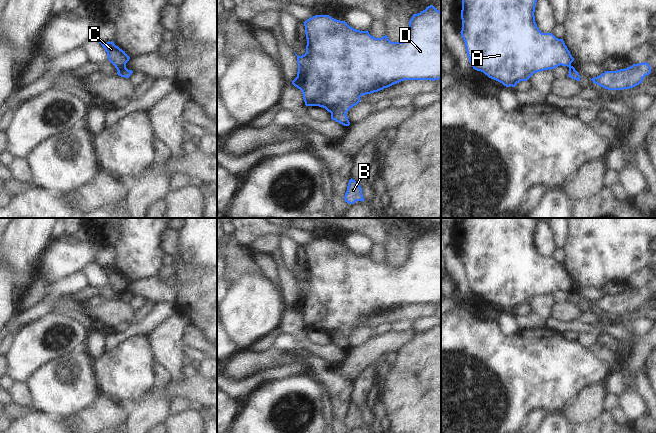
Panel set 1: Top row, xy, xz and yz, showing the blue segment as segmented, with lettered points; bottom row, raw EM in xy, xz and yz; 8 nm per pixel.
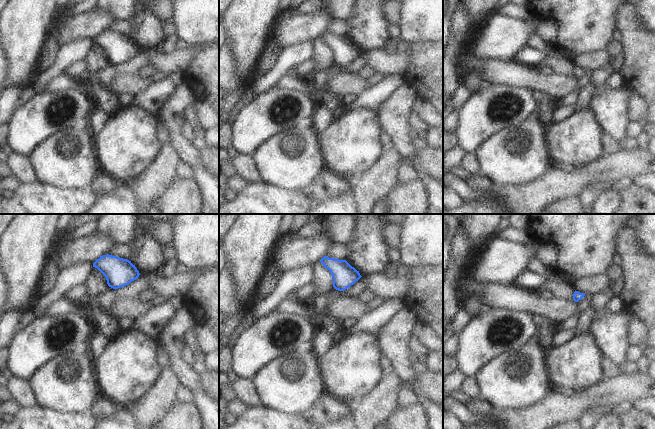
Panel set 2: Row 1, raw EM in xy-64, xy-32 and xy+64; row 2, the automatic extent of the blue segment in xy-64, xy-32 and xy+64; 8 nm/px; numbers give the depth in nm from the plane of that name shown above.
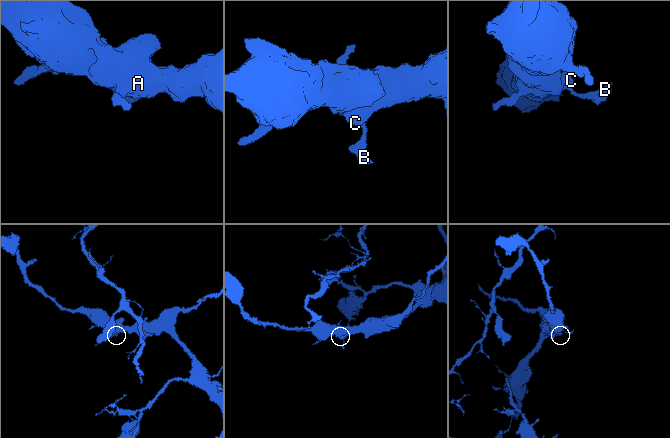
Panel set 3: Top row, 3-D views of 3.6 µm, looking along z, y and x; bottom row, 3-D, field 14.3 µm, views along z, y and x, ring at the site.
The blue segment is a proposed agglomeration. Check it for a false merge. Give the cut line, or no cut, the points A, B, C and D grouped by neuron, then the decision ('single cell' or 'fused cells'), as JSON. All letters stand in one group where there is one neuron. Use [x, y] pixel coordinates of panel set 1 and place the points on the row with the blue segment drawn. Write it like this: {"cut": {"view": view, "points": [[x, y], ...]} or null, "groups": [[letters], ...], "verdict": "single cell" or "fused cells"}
{"cut": {"view": "xy", "points": [[125, 64], [118, 71]]}, "groups": [["A", "C", "D"], ["B"]], "verdict": "fused cells"}

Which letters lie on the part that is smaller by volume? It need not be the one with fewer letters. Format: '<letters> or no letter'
B

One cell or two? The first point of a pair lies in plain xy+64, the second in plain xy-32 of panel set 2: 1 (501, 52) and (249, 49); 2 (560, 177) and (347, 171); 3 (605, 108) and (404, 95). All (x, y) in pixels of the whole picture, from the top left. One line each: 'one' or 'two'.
1: two
2: two
3: one

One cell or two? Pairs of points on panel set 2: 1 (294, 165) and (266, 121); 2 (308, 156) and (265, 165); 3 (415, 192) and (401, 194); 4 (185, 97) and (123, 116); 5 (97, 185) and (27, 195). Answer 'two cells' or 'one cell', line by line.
1: two cells
2: one cell
3: one cell
4: two cells
5: two cells

